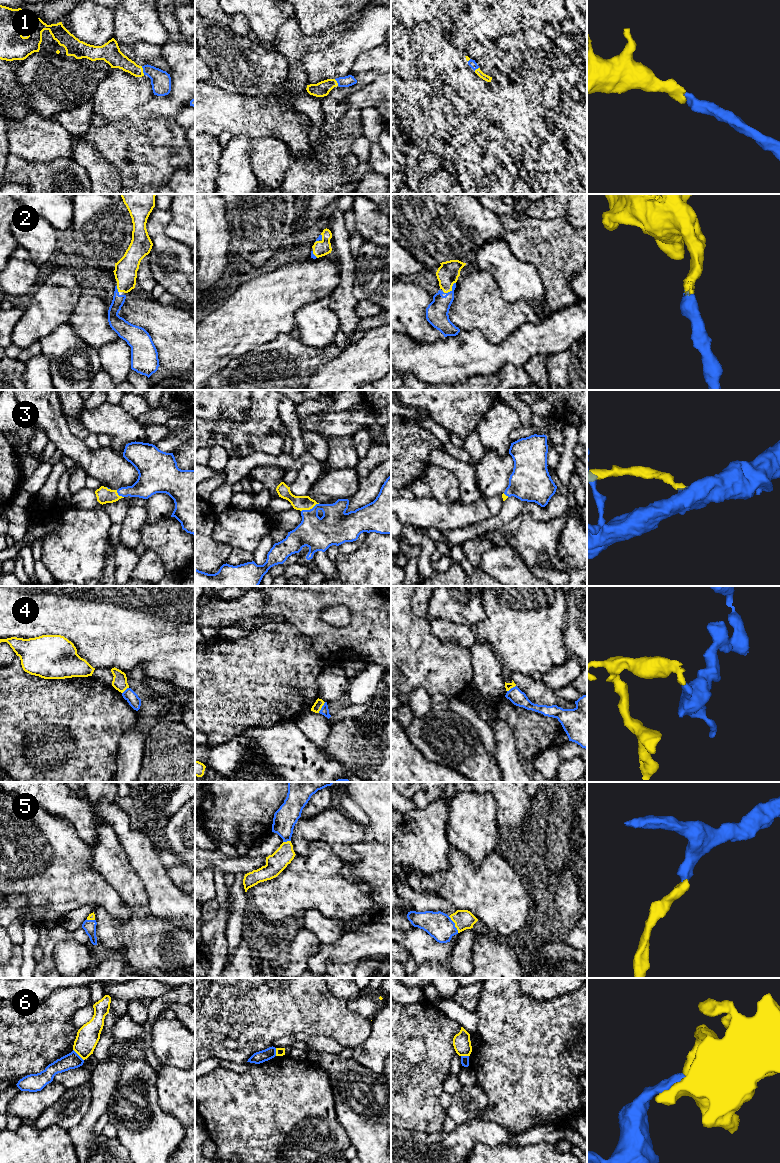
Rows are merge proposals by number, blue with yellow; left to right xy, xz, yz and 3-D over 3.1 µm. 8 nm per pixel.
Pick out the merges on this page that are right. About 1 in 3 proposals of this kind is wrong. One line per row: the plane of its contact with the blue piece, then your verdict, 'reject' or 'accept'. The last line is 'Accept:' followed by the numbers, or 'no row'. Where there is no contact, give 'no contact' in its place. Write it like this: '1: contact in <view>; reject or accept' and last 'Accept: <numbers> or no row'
1: contact in xy; accept
2: contact in yz; accept
3: contact in xz; accept
4: contact in xz; reject
5: contact in yz; accept
6: contact in xy; reject
Accept: 1, 2, 3, 5

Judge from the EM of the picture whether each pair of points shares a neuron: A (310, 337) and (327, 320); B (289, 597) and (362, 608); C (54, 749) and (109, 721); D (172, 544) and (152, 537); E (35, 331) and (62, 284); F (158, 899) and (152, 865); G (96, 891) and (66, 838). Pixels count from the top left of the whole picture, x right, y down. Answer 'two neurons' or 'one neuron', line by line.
A: one neuron
B: one neuron
C: one neuron
D: one neuron
E: one neuron
F: one neuron
G: one neuron

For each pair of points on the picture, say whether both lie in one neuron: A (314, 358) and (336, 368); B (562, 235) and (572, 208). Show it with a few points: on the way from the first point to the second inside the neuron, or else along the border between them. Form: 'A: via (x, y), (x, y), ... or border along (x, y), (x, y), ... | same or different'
A: border along (342, 351), (336, 357), (325, 362), (310, 379) | different
B: border along (544, 219), (563, 218), (576, 228) | different

